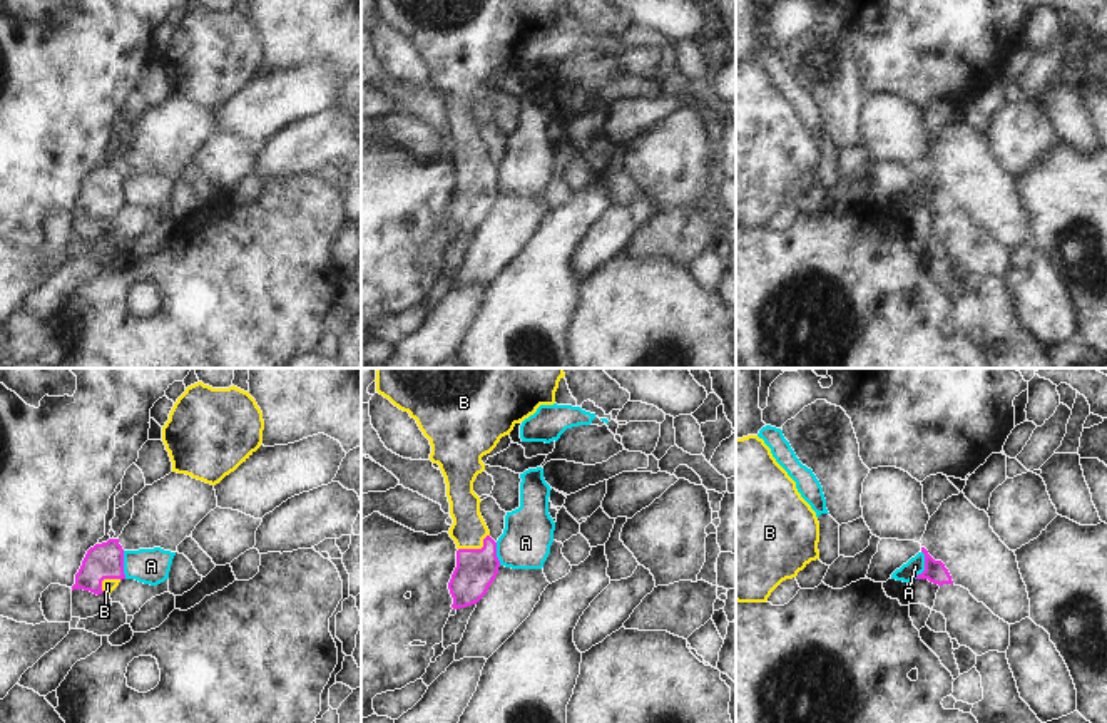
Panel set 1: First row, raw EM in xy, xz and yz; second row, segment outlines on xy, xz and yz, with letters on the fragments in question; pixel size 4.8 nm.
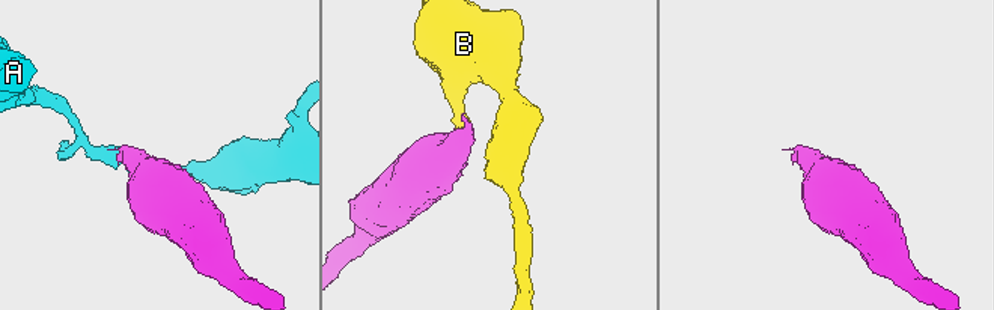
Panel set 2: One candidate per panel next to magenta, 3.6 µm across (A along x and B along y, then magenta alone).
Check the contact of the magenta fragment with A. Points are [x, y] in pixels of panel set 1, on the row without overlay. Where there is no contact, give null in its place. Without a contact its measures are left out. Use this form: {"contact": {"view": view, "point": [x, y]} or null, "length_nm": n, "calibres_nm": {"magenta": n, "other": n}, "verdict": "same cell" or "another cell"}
{"contact": {"view": "yz", "point": [925, 189]}, "length_nm": 140, "calibres_nm": {"magenta": 110, "other": 90}, "verdict": "another cell"}

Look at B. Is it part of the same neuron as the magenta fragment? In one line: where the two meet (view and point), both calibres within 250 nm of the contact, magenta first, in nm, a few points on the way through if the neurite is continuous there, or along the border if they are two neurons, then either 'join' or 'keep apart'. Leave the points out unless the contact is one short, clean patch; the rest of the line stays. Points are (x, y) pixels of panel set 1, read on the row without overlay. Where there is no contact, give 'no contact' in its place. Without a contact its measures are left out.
contact xz (475, 174); calibres 190 and 170 nm; way xz (475, 194), (475, 174), (469, 154); join

